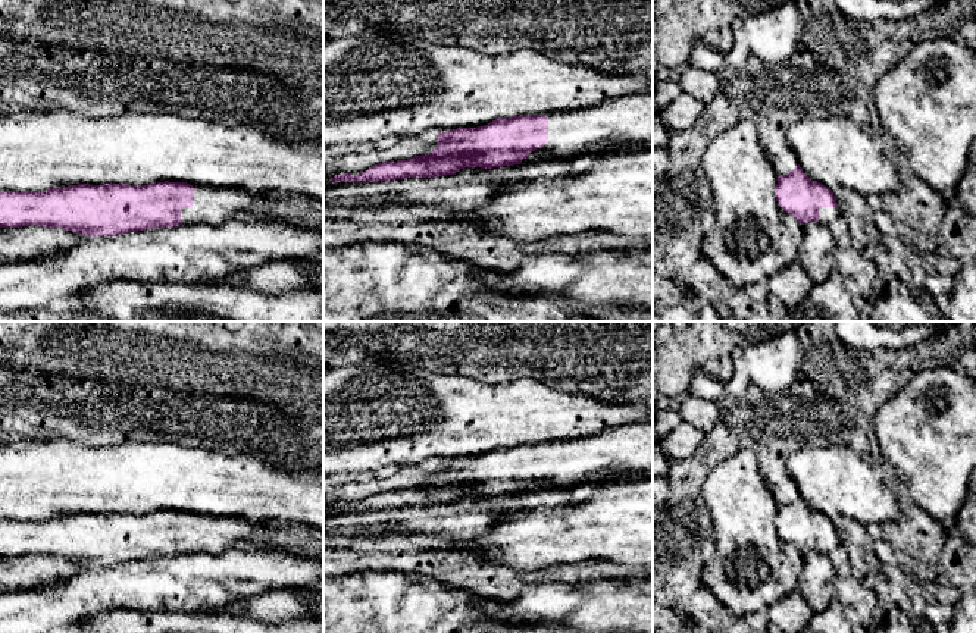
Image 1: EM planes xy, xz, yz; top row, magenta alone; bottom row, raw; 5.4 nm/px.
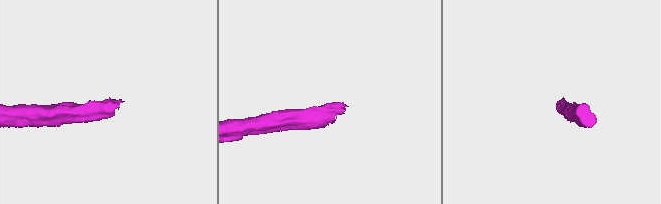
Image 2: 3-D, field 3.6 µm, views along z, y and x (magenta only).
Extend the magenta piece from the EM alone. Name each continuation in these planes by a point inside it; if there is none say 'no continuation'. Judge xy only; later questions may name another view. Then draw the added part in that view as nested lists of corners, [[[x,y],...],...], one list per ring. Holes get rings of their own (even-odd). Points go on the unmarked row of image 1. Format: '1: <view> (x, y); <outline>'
1: xy (212, 535); [[[193,516],[193,535],[181,539],[181,554],[216,554],[237,548],[240,542],[250,542],[254,538],[266,538],[273,533],[273,529],[268,523],[254,523],[244,517]]]

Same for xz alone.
1: xz (628, 448); [[[653,420],[616,426],[589,438],[548,444],[548,469],[544,476],[528,483],[526,491],[538,488],[573,488],[595,482],[604,482],[600,471],[614,467],[634,476],[653,473]]]

